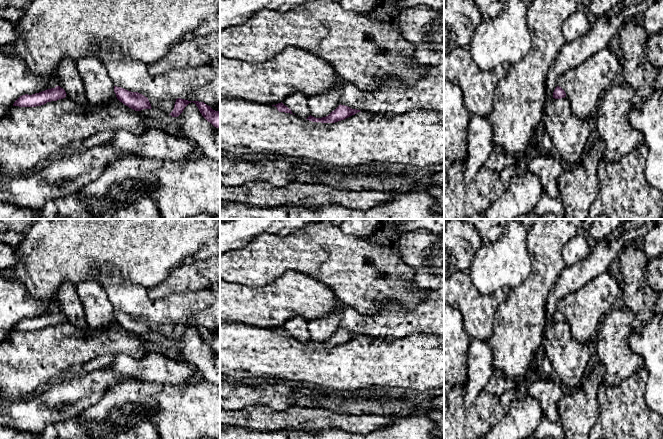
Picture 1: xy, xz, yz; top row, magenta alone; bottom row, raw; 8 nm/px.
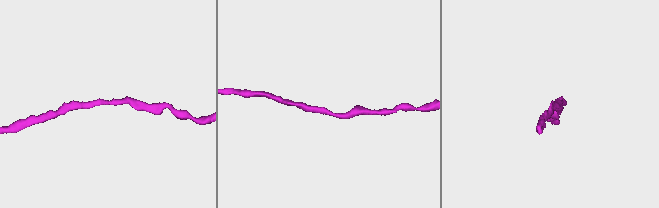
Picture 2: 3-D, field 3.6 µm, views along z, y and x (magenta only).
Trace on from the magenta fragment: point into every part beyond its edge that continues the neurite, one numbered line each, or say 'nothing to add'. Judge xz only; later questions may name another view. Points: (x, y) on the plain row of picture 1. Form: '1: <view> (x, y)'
nothing to add

